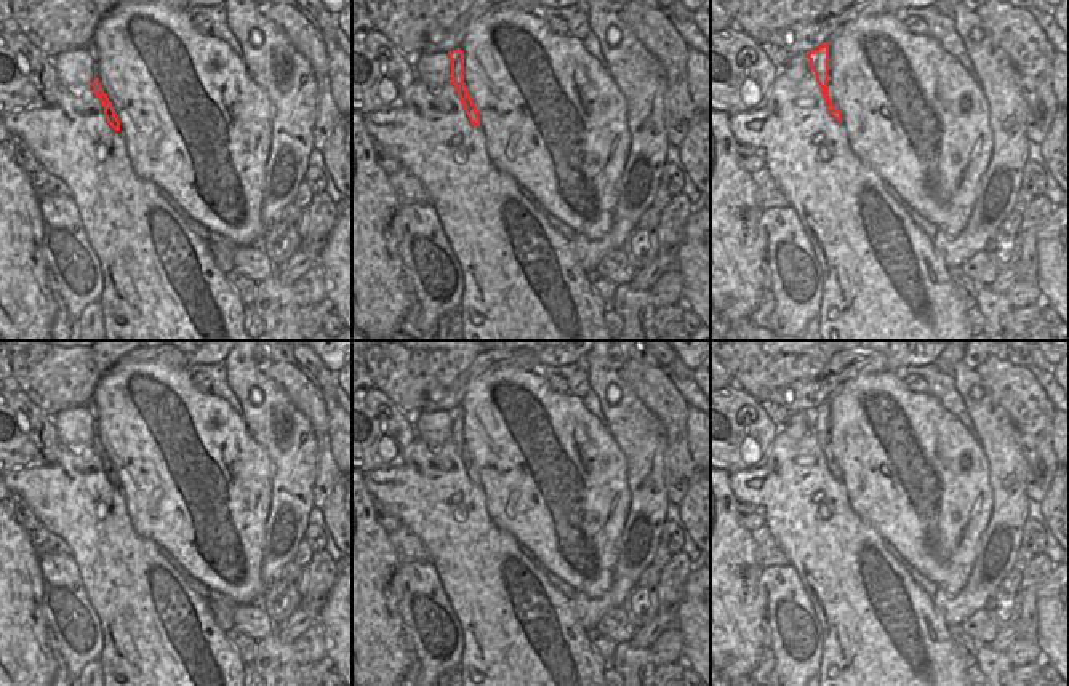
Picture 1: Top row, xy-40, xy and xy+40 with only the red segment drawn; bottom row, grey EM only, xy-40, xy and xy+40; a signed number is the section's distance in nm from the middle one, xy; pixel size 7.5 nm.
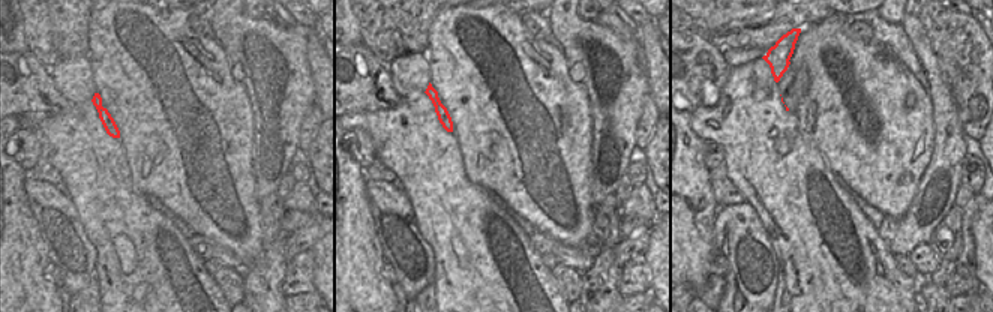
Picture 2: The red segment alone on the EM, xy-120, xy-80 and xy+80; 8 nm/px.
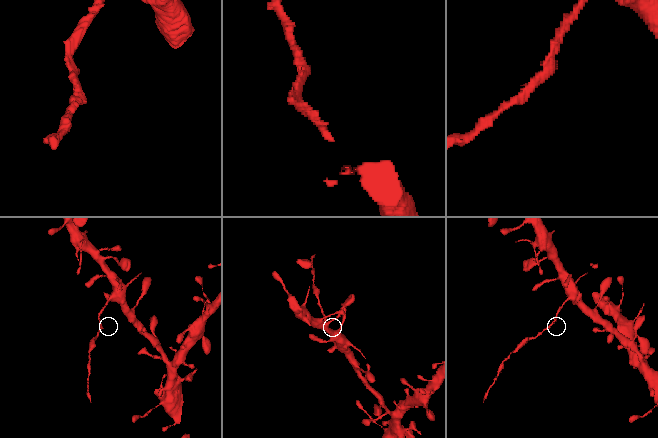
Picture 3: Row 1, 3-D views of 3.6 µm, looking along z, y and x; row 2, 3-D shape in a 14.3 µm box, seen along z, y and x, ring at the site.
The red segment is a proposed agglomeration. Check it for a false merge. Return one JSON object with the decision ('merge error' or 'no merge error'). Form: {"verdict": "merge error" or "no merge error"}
{"verdict": "merge error"}

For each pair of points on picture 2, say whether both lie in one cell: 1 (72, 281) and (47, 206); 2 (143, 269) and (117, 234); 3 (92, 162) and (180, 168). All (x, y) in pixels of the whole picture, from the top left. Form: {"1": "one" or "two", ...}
{"1": "one", "2": "one", "3": "two"}

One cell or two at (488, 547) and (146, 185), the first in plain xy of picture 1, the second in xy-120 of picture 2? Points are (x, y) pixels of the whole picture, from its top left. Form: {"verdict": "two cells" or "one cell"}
{"verdict": "two cells"}

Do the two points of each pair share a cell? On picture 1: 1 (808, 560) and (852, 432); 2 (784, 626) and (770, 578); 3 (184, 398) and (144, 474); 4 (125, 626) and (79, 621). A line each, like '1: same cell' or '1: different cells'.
1: different cells
2: same cell
3: same cell
4: different cells

